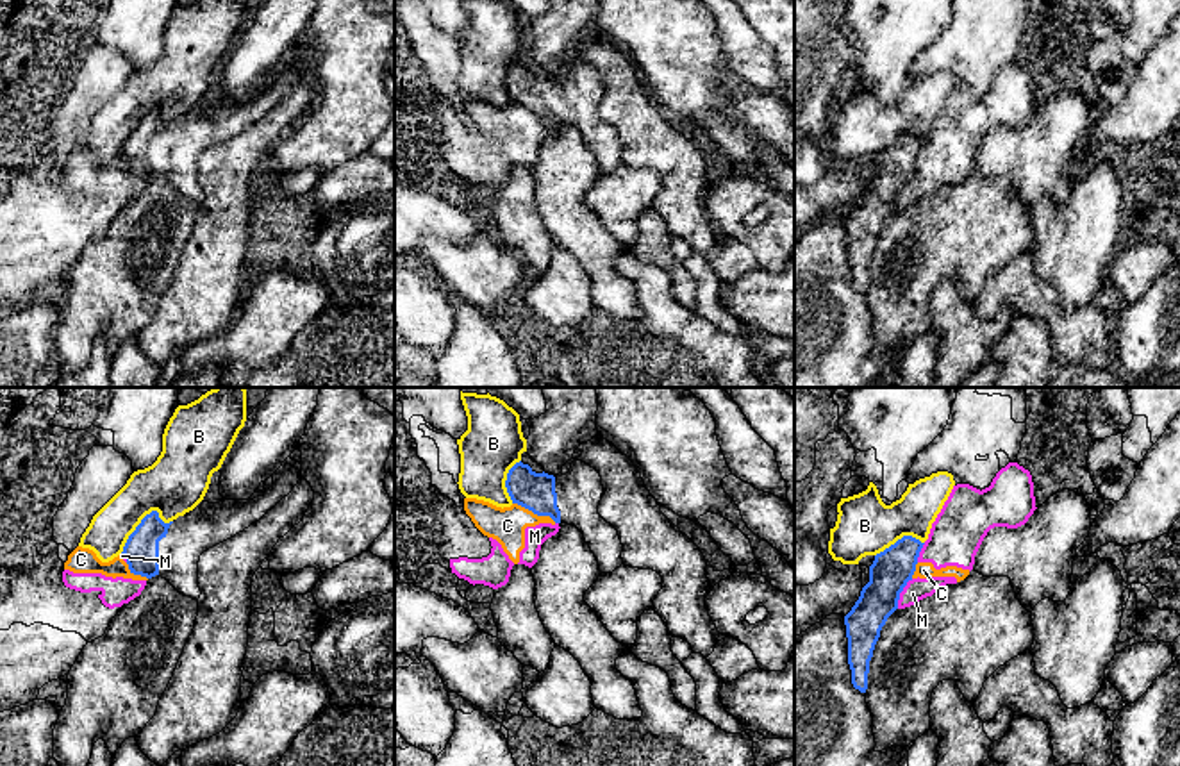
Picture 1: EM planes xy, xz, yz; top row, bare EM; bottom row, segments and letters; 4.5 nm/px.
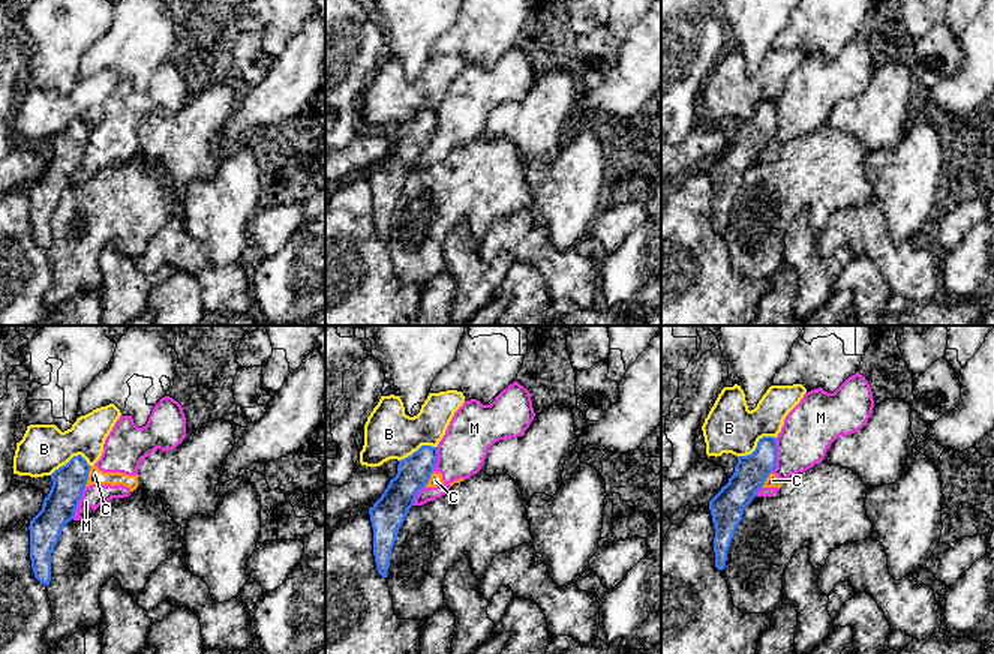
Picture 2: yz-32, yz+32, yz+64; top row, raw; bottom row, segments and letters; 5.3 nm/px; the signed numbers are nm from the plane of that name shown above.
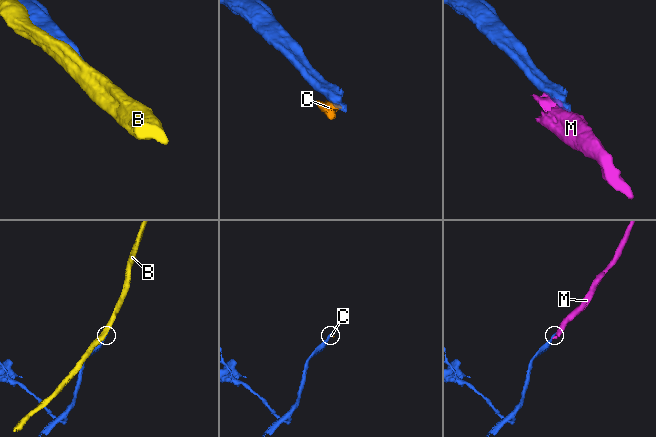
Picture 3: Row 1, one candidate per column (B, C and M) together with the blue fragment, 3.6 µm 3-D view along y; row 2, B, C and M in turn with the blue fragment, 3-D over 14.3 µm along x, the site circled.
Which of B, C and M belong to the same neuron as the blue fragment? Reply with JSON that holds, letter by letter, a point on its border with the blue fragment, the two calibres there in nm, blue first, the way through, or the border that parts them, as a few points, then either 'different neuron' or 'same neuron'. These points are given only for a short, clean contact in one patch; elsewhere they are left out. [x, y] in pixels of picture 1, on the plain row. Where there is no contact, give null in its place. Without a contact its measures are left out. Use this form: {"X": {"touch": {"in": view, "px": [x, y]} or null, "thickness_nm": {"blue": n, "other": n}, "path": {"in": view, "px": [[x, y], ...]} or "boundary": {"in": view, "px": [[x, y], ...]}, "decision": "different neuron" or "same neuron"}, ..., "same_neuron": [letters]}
{"B": {"touch": {"in": "xy", "px": [141, 122]}, "thickness_nm": {"blue": 160, "other": 280}, "decision": "different neuron"}, "C": {"touch": {"in": "xz", "px": [534, 113]}, "thickness_nm": {"blue": 180, "other": 160}, "boundary": {"in": "xz", "px": [[513, 102], [538, 115], [548, 115], [556, 122]]}, "decision": "different neuron"}, "M": {"touch": {"in": "yz", "px": [900, 191]}, "thickness_nm": {"blue": 180, "other": 100}, "decision": "different neuron"}, "same_neuron": []}

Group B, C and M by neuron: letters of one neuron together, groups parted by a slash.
B / C M

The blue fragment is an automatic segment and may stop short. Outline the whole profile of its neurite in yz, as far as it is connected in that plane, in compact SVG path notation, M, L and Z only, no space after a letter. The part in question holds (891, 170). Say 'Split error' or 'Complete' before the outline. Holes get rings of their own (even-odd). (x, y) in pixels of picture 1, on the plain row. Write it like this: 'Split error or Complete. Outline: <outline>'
Complete. Outline: M903 136L877 154L869 166L869 182L844 216L852 284L860 293L868 289L869 261L880 230L898 209L900 193L912 180L923 145L912 136Z

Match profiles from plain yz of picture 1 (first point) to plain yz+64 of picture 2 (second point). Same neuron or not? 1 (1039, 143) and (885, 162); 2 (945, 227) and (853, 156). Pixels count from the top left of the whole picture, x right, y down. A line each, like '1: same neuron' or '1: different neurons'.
1: different neurons
2: same neuron

